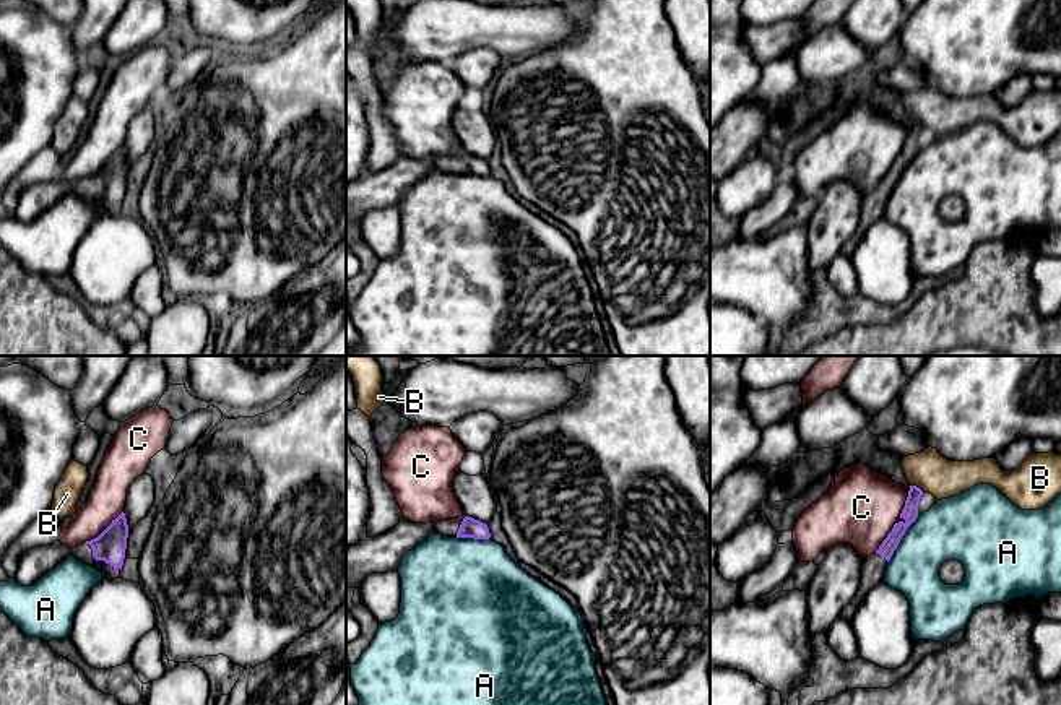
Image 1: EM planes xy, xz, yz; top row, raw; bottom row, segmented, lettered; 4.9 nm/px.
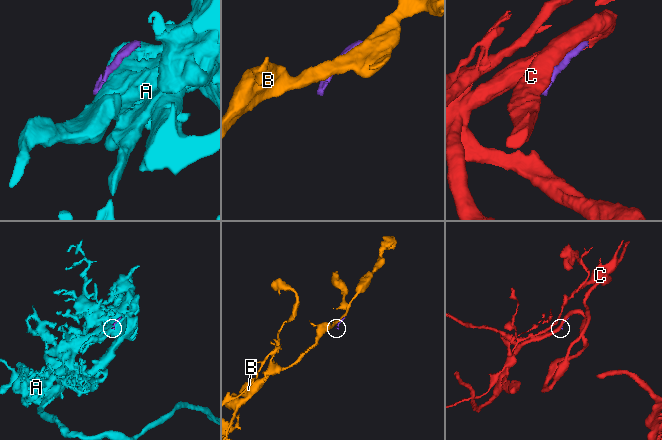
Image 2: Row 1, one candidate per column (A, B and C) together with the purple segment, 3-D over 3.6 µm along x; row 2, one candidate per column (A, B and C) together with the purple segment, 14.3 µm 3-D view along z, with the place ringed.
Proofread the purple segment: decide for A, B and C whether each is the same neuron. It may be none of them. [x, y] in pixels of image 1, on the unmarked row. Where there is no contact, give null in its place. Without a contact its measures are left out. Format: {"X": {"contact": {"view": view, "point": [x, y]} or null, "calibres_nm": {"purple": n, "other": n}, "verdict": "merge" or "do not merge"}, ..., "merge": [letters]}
{"A": {"contact": {"view": "yz", "point": [900, 174]}, "calibres_nm": {"purple": 80, "other": 300}, "verdict": "do not merge"}, "B": {"contact": {"view": "yz", "point": [915, 122]}, "calibres_nm": {"purple": 80, "other": 200}, "verdict": "do not merge"}, "C": {"contact": {"view": "xy", "point": [104, 166]}, "calibres_nm": {"purple": 160, "other": 180}, "verdict": "do not merge"}, "merge": []}

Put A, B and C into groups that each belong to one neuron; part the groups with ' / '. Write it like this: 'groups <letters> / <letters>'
groups A / B / C

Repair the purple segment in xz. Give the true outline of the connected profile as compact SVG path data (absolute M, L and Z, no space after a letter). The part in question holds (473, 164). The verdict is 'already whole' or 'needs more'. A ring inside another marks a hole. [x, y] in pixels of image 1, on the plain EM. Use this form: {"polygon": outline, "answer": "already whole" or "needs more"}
{"polygon": "M471 153L447 154L434 159L434 167L448 174L489 175L491 169L486 159Z", "answer": "needs more"}

